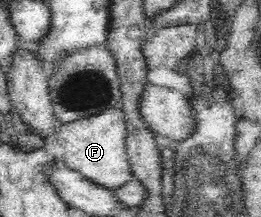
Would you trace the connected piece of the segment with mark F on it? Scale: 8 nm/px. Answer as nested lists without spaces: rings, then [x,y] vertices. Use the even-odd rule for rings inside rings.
[[[110,108],[89,118],[63,123],[53,135],[62,145],[62,158],[67,168],[80,172],[96,184],[116,190],[134,179],[127,154],[126,116],[120,108]]]

